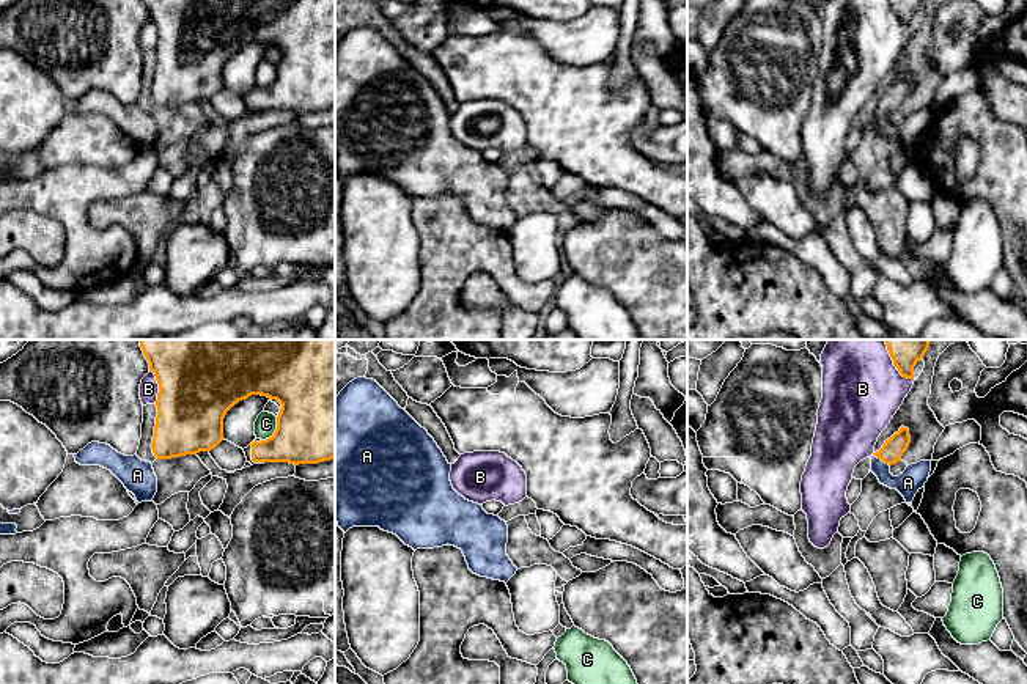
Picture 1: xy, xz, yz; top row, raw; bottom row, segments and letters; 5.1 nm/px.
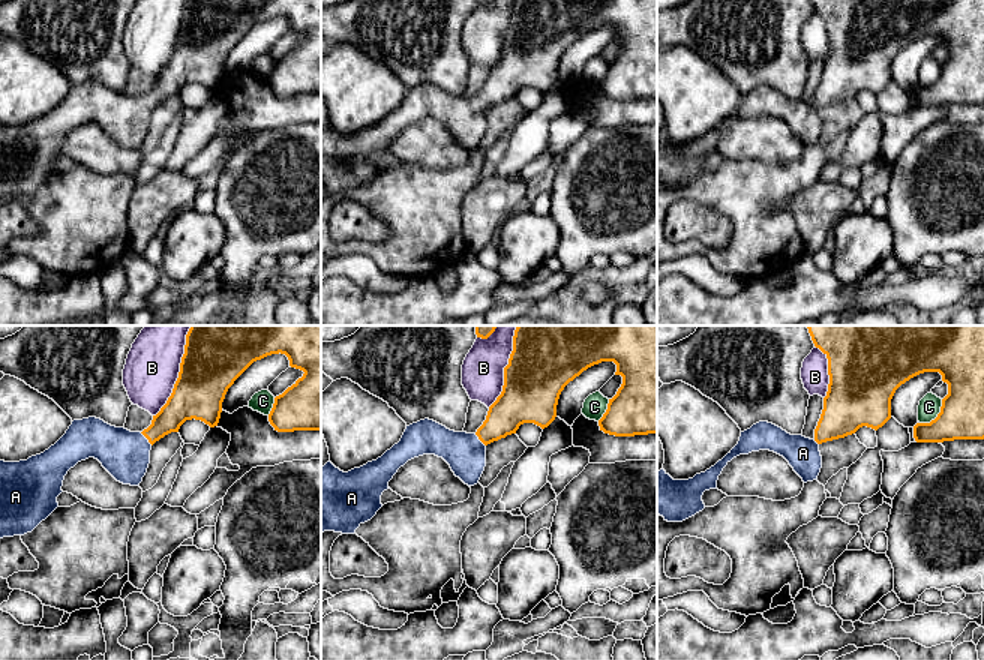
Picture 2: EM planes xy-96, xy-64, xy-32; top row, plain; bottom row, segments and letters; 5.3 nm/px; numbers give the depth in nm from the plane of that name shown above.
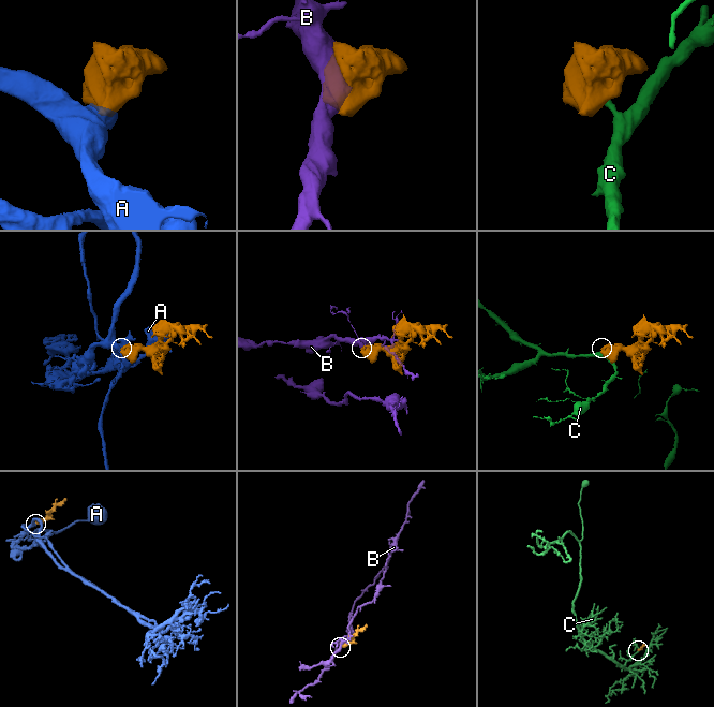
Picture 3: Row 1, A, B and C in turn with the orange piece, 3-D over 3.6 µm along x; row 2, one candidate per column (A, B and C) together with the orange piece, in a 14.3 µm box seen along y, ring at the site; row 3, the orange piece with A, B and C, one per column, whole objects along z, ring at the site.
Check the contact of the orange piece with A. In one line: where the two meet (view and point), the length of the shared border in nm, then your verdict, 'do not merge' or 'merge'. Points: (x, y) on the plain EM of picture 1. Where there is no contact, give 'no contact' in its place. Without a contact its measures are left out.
contact yz (881, 107); length 110 nm; merge

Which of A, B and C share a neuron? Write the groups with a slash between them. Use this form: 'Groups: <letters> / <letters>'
Groups: A / B / C

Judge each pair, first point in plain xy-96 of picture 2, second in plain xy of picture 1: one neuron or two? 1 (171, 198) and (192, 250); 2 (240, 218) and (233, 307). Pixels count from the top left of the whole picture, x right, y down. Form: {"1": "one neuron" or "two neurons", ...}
{"1": "two neurons", "2": "two neurons"}

